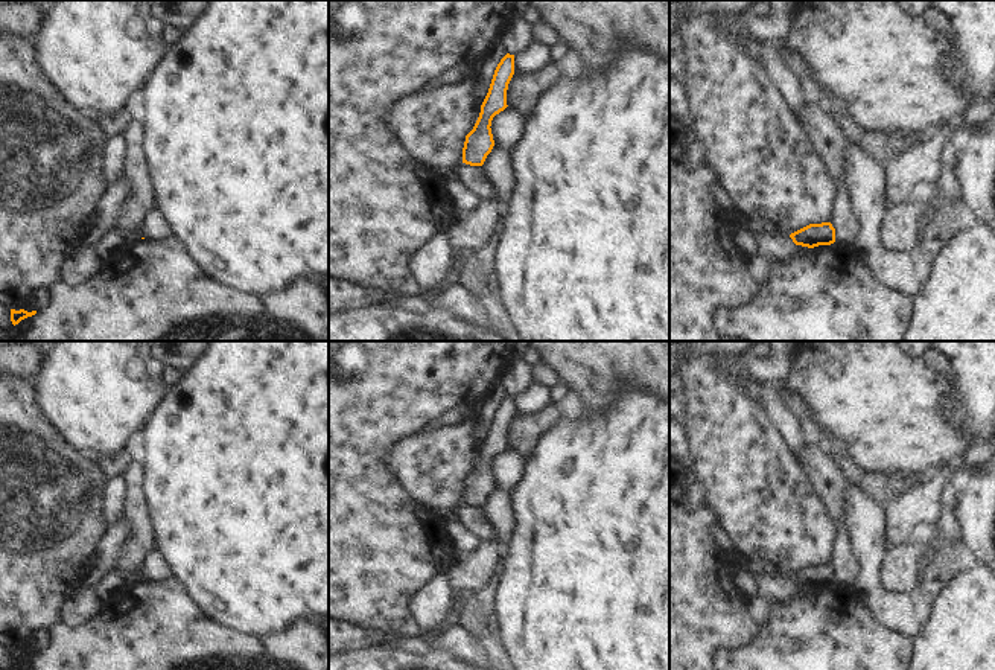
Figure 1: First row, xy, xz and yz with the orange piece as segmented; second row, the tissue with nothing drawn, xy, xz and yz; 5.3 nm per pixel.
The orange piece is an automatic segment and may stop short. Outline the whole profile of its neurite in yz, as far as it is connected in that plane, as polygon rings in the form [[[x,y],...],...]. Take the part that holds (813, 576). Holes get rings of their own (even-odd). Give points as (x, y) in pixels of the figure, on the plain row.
[[[831,563],[809,565],[790,576],[796,586],[814,589],[835,583],[835,570]]]

